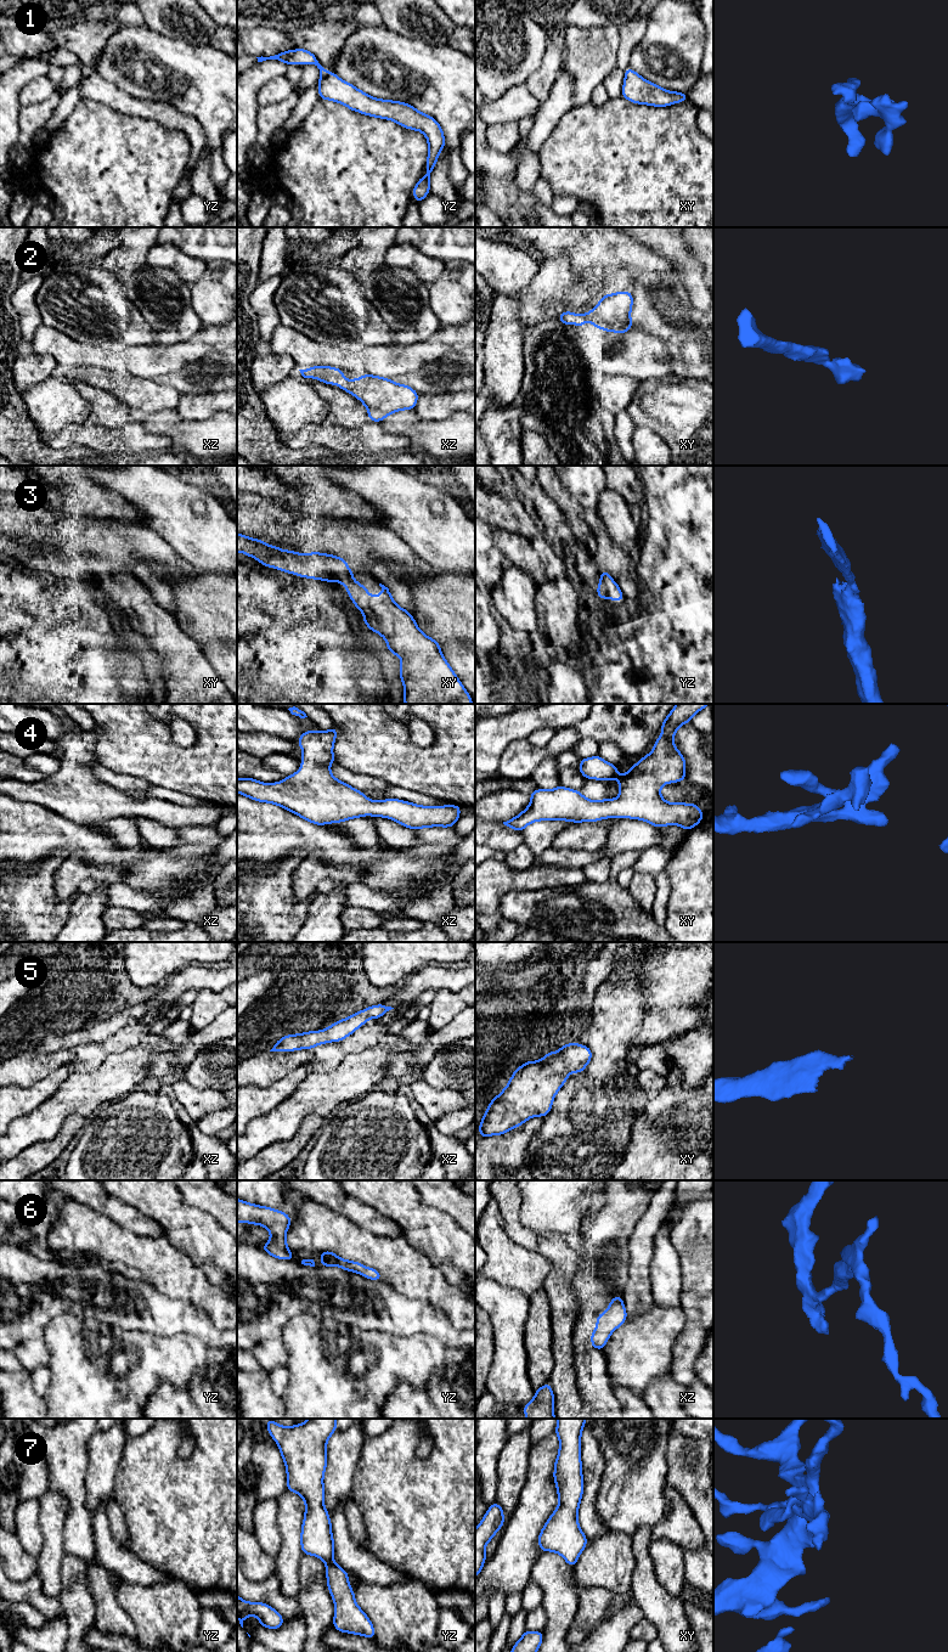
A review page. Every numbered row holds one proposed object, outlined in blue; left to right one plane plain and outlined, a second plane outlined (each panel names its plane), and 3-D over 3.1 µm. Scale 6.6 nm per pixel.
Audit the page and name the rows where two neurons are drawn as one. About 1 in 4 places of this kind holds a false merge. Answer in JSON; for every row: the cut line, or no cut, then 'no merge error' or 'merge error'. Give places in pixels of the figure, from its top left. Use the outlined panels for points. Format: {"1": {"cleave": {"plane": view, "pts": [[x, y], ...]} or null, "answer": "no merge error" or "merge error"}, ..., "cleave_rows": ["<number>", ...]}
{"1": {"cleave": null, "answer": "no merge error"}, "2": {"cleave": null, "answer": "no merge error"}, "3": {"cleave": null, "answer": "no merge error"}, "4": {"cleave": null, "answer": "no merge error"}, "5": {"cleave": null, "answer": "no merge error"}, "6": {"cleave": null, "answer": "no merge error"}, "7": {"cleave": null, "answer": "no merge error"}, "cleave_rows": []}

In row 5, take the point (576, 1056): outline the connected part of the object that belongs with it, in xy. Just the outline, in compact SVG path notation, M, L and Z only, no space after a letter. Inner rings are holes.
M580 1043L560 1047L559 1051L547 1053L540 1061L526 1061L518 1067L506 1088L490 1101L479 1126L481 1138L506 1134L520 1127L531 1117L544 1117L549 1113L558 1090L564 1086L570 1072L582 1072L592 1059L592 1050Z

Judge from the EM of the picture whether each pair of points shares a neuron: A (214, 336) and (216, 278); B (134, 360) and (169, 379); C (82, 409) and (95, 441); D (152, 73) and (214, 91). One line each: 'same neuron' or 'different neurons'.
A: different neurons
B: different neurons
C: different neurons
D: same neuron

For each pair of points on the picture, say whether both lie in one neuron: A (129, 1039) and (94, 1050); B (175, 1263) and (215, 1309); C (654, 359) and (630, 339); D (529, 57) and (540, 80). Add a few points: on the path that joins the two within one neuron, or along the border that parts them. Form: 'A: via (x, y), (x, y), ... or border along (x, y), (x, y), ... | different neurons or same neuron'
A: via (120, 1041), (102, 1049) | same neuron
B: via (182, 1274), (207, 1298) | same neuron
C: via (648, 357), (636, 345) | same neuron
D: border along (548, 44), (540, 66), (524, 83) | different neurons

